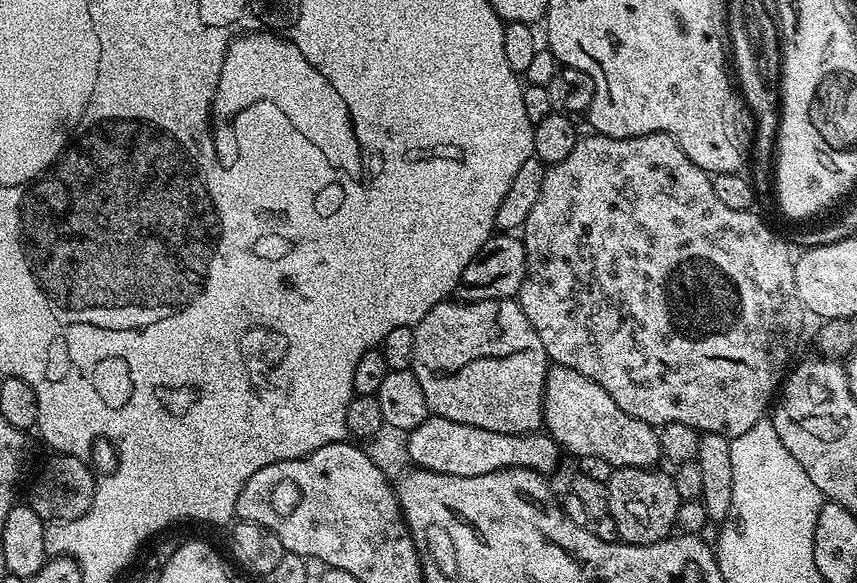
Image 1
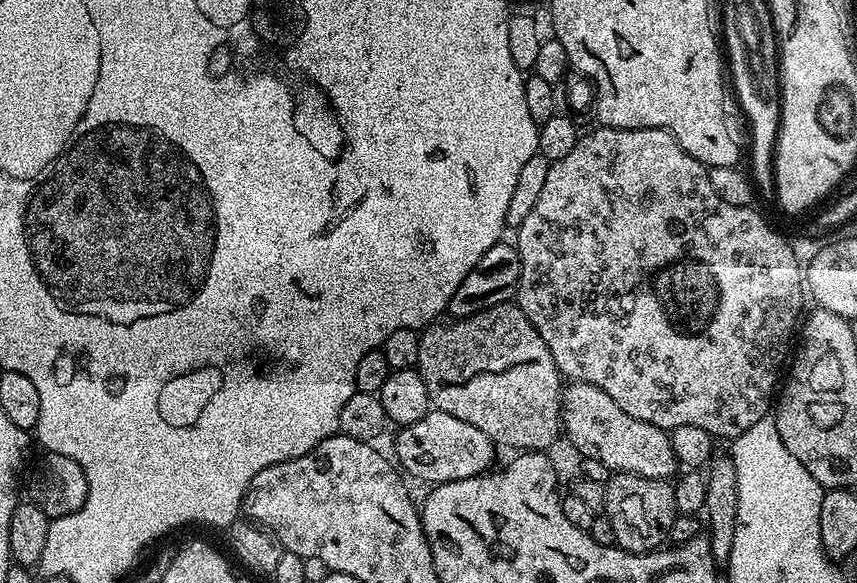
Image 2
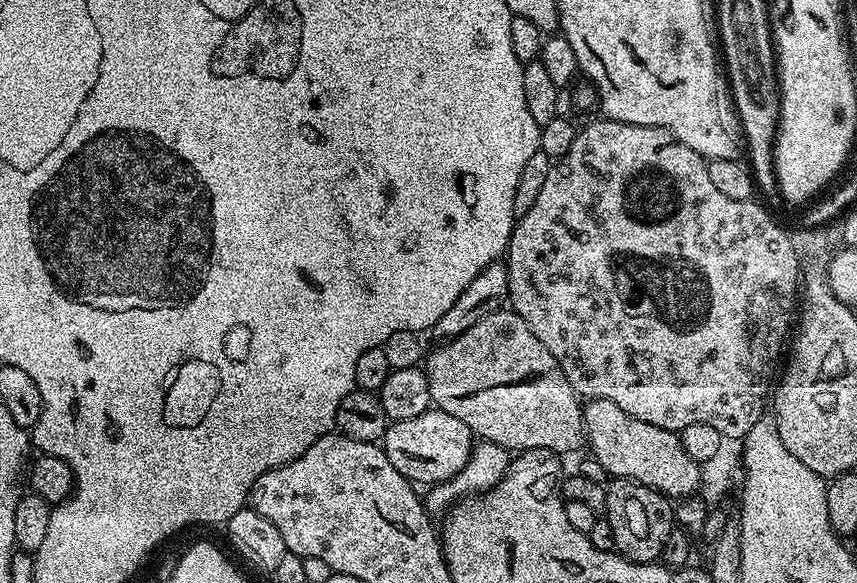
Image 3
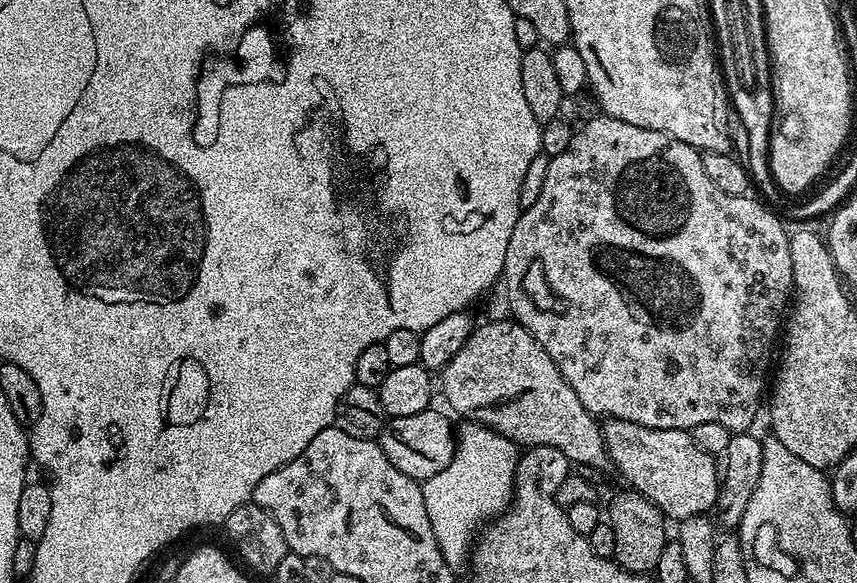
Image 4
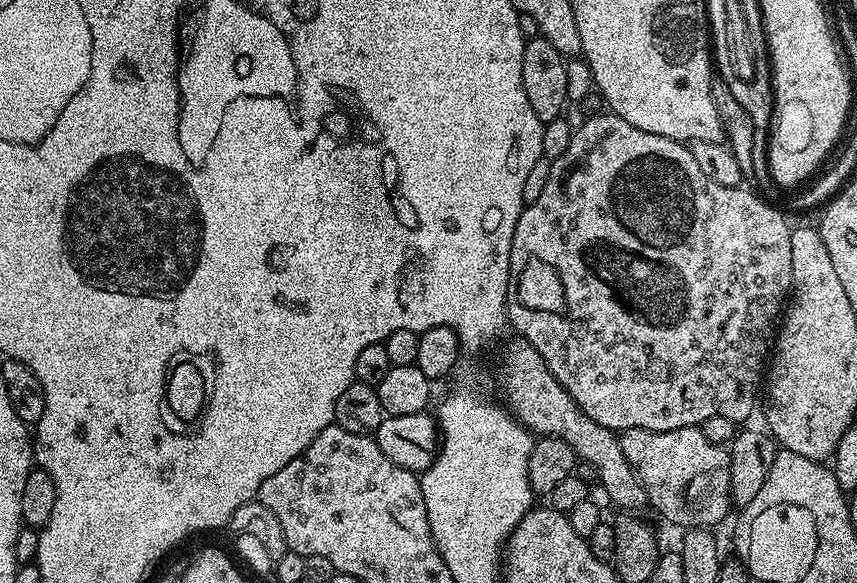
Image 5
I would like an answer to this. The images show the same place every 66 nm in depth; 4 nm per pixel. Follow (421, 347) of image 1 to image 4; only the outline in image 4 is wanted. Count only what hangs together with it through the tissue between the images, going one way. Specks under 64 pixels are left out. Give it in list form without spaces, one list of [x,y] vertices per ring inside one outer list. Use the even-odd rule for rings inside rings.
[[[511,318],[492,320],[489,324],[473,327],[462,350],[450,358],[450,362],[438,373],[438,388],[444,391],[444,400],[469,421],[485,424],[499,434],[513,440],[518,446],[554,446],[566,454],[573,465],[585,464],[601,470],[609,467],[608,451],[604,445],[601,421],[582,406],[578,394],[570,390],[570,382],[562,378],[554,358],[542,350],[540,343],[521,324]]]

